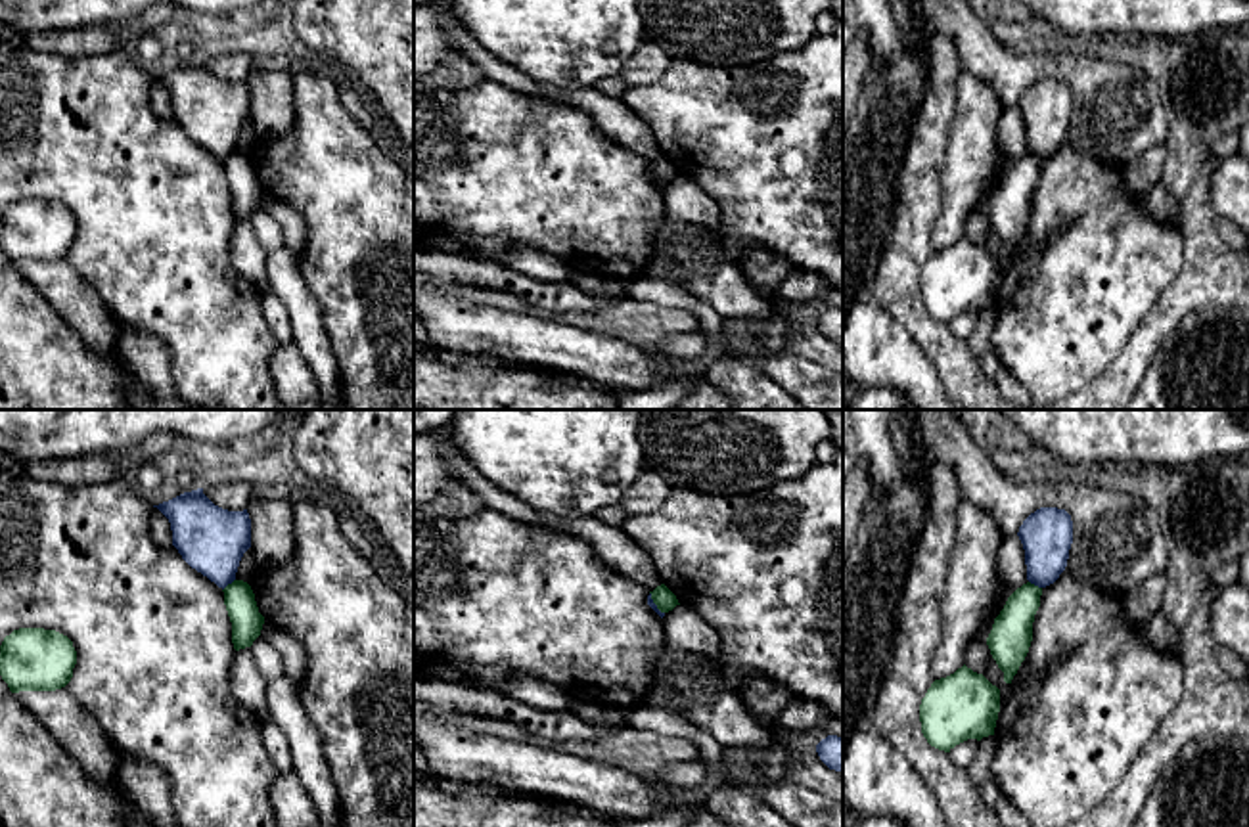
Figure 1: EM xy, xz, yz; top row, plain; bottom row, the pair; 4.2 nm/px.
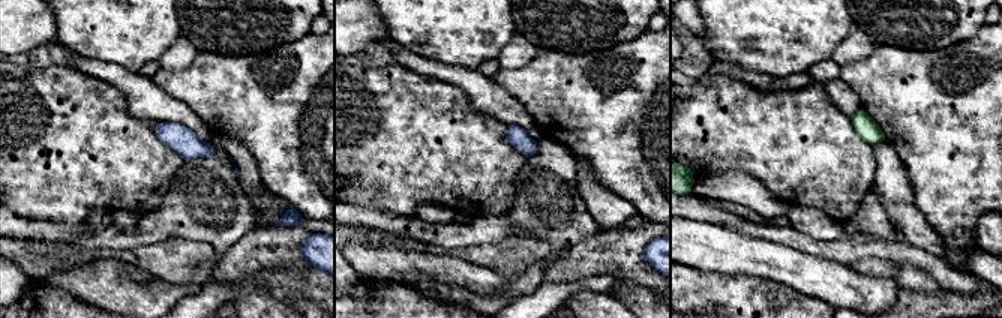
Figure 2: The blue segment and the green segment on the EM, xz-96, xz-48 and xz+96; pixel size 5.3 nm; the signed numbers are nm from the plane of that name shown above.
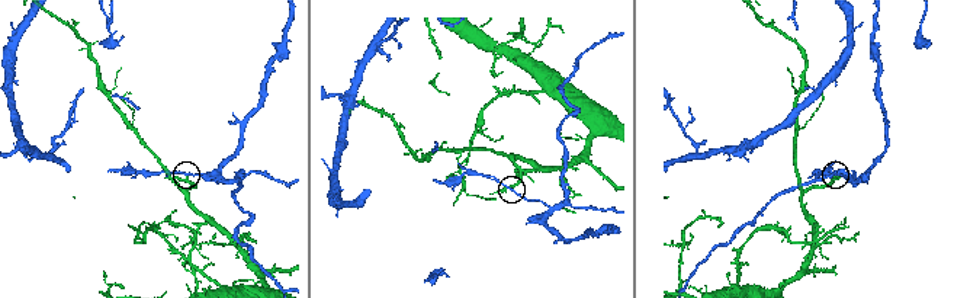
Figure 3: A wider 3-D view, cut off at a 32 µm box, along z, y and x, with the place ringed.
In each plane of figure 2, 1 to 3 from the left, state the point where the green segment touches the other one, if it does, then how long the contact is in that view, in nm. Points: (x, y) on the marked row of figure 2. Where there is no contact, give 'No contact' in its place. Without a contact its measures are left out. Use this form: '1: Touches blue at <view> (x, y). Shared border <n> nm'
1: No contact
2: No contact
3: No contact

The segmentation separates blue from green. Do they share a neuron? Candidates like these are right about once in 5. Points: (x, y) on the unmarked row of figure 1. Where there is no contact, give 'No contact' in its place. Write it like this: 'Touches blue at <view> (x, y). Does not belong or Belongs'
Touches blue at xy (228, 154). Does not belong

